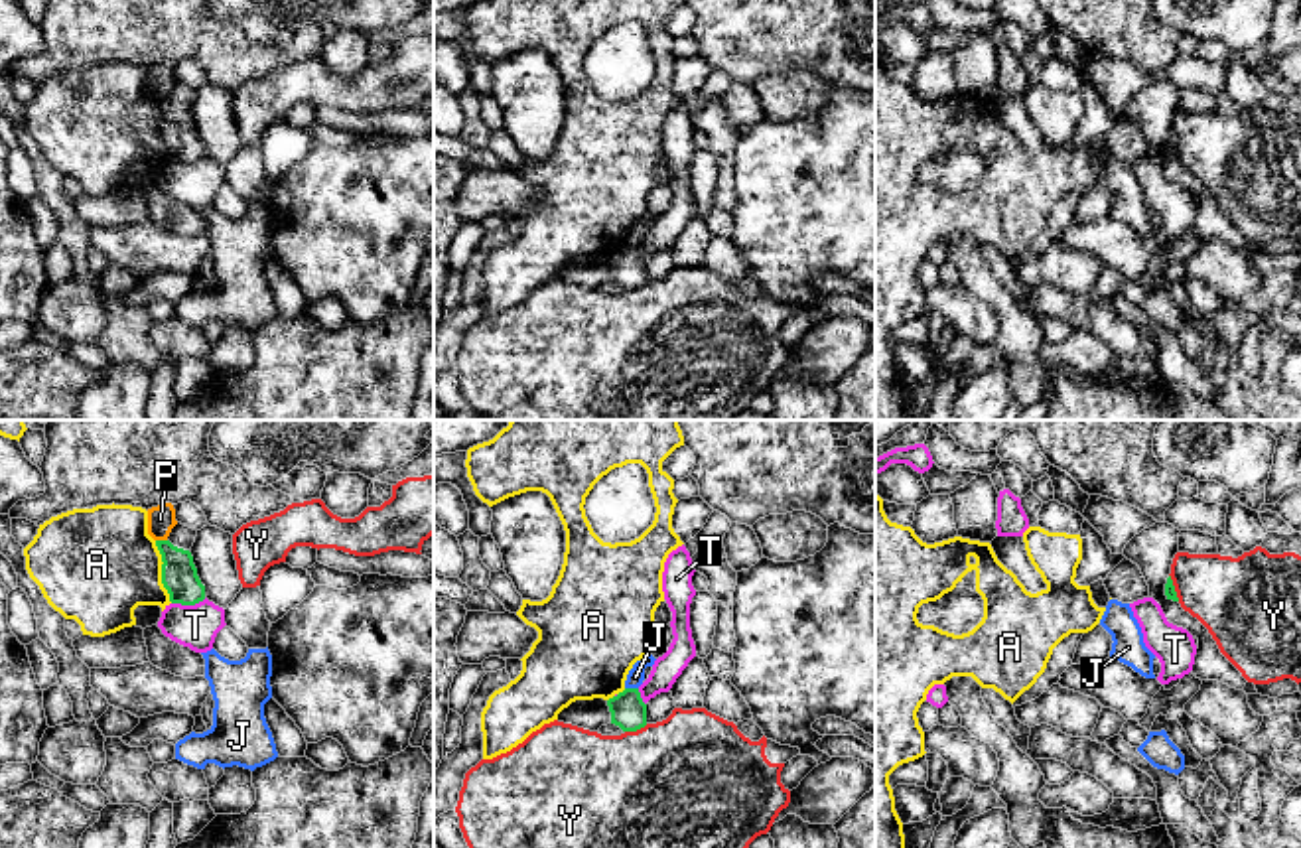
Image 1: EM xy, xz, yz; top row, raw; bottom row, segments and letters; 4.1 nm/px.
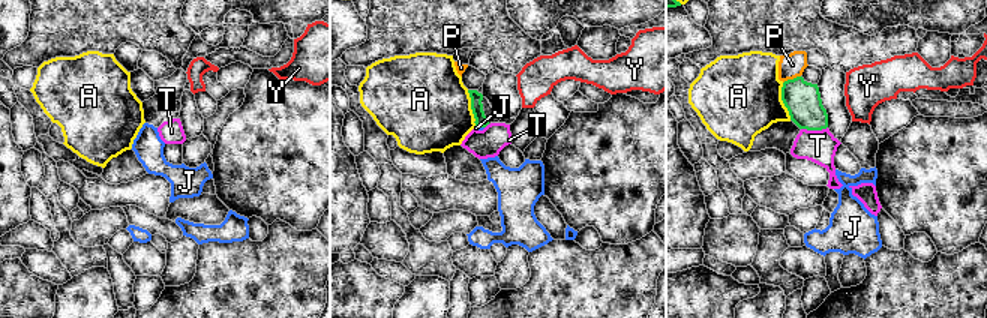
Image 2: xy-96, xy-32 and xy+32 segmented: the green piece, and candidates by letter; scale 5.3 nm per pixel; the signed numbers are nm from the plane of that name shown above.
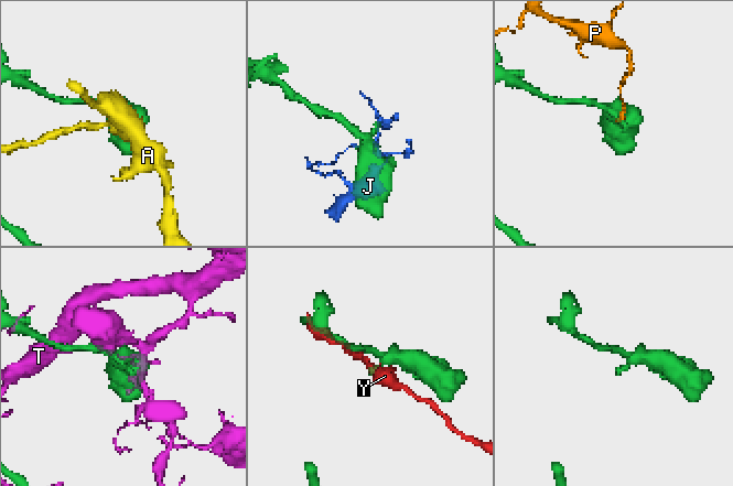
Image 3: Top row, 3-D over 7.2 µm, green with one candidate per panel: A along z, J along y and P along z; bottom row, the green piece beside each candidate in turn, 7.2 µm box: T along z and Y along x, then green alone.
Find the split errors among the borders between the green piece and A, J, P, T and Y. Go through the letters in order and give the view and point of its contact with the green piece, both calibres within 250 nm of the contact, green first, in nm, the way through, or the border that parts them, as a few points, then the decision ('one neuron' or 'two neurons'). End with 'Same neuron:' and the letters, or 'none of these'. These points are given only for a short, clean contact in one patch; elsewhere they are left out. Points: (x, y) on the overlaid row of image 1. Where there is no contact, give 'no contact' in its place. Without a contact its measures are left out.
A: xy (162, 572) | 150/440 nm | two neurons
J: xz (631, 689) | 140/70 nm | along xz (625, 687), (637, 689) | two neurons
P: xy (162, 541) | 150/110 nm | two neurons
T: xy (188, 604) | 150/180 nm | along xy (205, 598), (194, 604), (172, 604) | two neurons
Y: xz (635, 730) | 140/500 nm | two neurons
Same neuron: none of these

